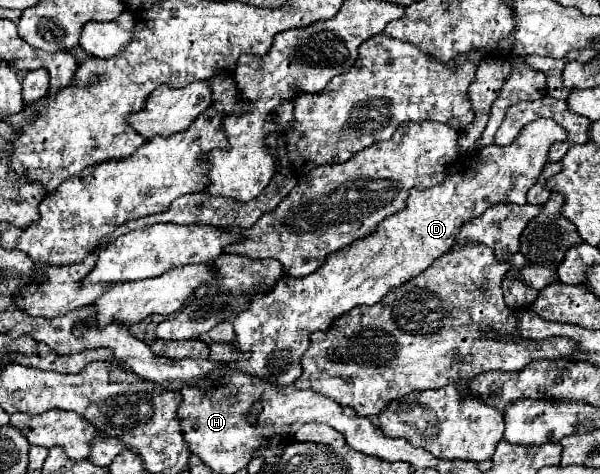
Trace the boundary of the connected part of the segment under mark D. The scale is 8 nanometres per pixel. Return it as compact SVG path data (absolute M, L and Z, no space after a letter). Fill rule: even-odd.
M541 118L531 122L531 126L525 126L525 130L519 134L517 142L509 144L509 146L485 146L483 148L483 162L477 158L477 166L469 168L469 172L459 172L453 176L447 176L443 182L439 182L433 188L427 190L409 190L409 198L407 198L407 206L403 210L399 210L397 214L393 214L391 218L385 218L377 230L357 242L351 242L347 248L339 250L337 254L331 254L325 264L315 270L309 276L301 276L301 278L293 278L293 276L283 276L277 286L263 296L253 298L253 306L249 306L249 310L245 310L245 314L239 314L233 320L235 326L235 346L241 352L247 352L249 358L247 362L235 362L237 368L245 370L247 374L259 376L275 386L289 386L293 384L299 376L301 376L301 356L303 352L309 348L309 336L317 330L325 332L329 330L329 322L333 322L333 318L349 312L355 306L361 304L377 304L381 302L383 296L387 296L393 288L405 284L409 278L419 276L425 268L429 268L439 256L447 254L453 244L459 238L461 226L465 222L471 222L473 218L481 216L489 206L495 204L525 204L525 194L527 190L539 180L541 170L547 162L547 152L549 146L557 140L565 138L565 132L561 130L561 126L557 126L557 122Z

